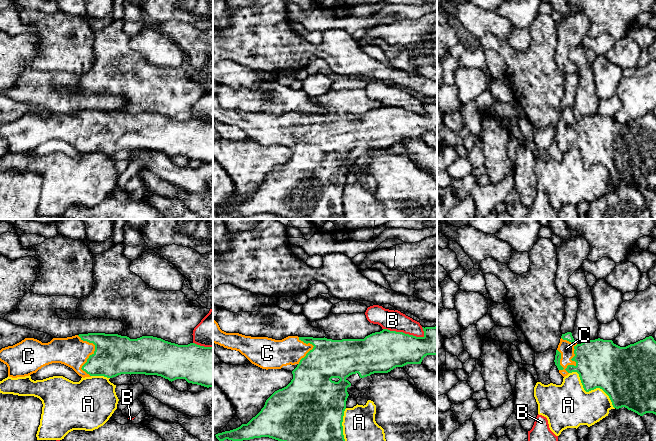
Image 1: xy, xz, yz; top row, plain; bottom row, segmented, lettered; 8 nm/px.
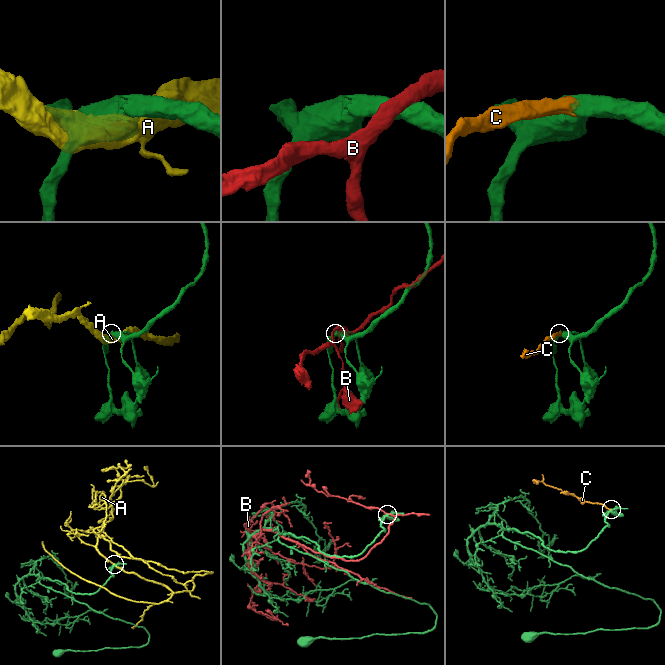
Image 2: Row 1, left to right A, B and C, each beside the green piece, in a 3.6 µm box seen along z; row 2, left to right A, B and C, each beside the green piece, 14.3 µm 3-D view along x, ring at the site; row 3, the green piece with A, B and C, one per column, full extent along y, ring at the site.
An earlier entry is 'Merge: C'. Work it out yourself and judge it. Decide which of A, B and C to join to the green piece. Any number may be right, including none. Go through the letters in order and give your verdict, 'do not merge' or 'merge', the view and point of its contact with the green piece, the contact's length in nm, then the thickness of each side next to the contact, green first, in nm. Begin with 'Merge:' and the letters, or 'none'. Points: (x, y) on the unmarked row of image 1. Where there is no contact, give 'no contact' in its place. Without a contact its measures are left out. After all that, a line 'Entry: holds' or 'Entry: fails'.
Merge: C
A: do not merge; meets green in yz at (590, 166); contact 460 nm long; 380 nm thick on the green side, 360 nm on the other
B: do not merge; meets green in xz at (404, 109); contact 340 nm long; 340 nm thick on the green side, 160 nm on the other
C: merge; meets green in yz at (575, 137); contact 260 nm long; 380 nm thick on the green side, 120 nm on the other
Entry: holds

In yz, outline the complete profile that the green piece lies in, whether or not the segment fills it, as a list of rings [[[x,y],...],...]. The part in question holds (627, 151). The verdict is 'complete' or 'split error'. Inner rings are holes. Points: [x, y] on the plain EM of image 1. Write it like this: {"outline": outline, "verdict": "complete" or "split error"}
{"outline": [[[567,108],[561,112],[554,138],[563,153],[569,149],[577,148],[586,168],[596,164],[602,165],[609,172],[614,184],[625,183],[640,192],[646,189],[656,191],[656,117],[652,112],[626,123],[620,123],[612,116],[600,114],[577,120],[572,109]]], "verdict": "split error"}

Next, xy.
{"outline": [[[88,109],[67,114],[53,114],[48,119],[25,114],[13,122],[2,124],[0,137],[7,141],[8,152],[12,154],[29,152],[46,141],[61,139],[72,144],[83,154],[145,150],[161,152],[171,158],[185,155],[188,159],[213,163],[213,123],[204,123],[195,119],[178,121],[153,112],[130,115],[118,110]]], "verdict": "split error"}

